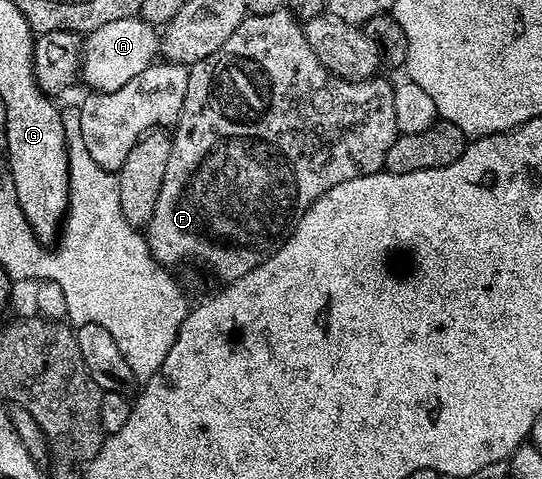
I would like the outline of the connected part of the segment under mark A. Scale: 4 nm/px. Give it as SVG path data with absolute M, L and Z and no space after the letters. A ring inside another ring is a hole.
M138 16L120 18L120 22L108 22L96 31L87 33L81 51L81 79L93 91L111 92L128 86L136 74L144 74L150 64L160 56L160 36L155 25L144 22Z

